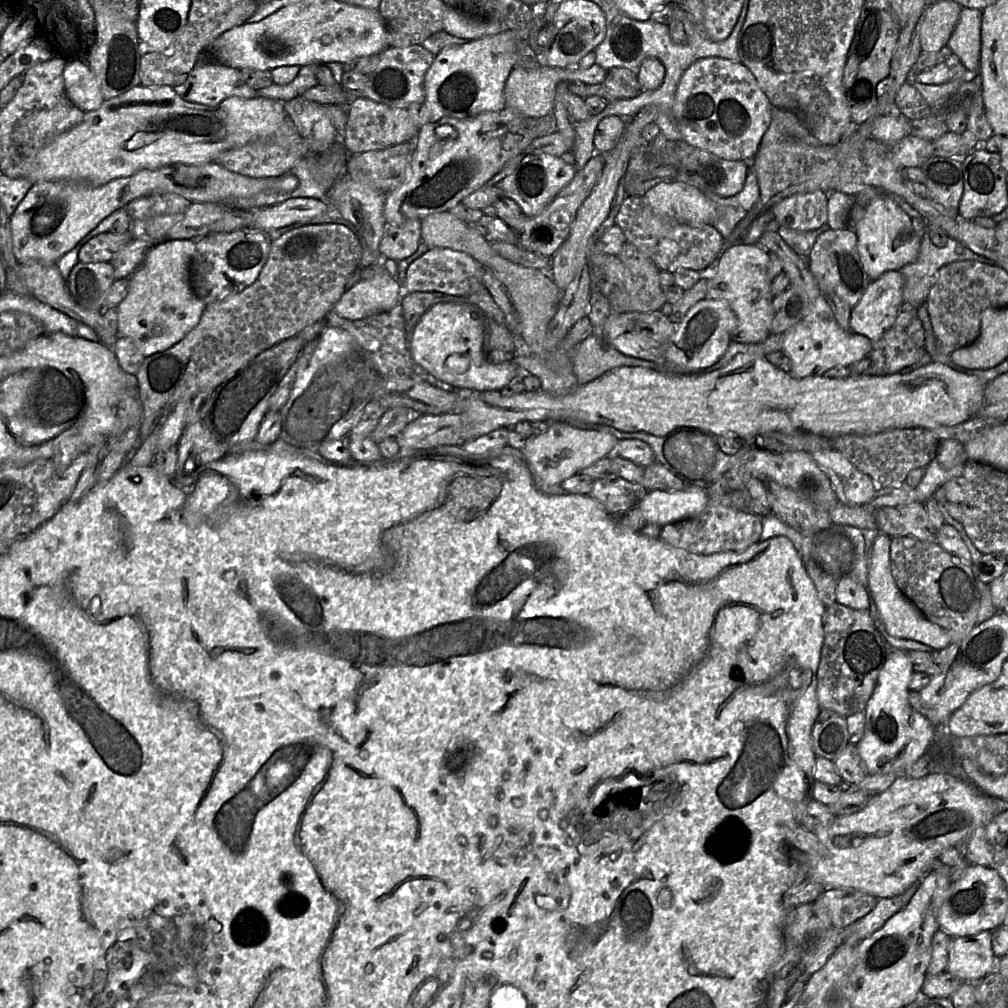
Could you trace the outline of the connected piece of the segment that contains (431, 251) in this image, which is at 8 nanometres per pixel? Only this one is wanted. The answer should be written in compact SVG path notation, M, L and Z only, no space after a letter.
M429 248L416 259L406 272L403 293L441 292L452 296L465 297L477 281L481 281L482 268L469 255L450 248Z

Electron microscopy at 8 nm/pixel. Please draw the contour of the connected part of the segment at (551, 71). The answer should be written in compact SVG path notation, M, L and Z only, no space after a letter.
M594 63L592 67L580 70L576 68L558 69L541 65L536 69L516 66L510 73L504 88L505 106L529 117L542 117L552 113L555 107L556 87L558 83L583 82L586 85L601 84L608 71Z

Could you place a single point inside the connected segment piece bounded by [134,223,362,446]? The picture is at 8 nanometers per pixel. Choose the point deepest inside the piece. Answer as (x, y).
(305, 275)

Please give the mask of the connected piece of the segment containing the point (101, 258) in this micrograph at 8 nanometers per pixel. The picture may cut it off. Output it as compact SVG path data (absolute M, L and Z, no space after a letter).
M130 231L101 233L91 238L78 252L81 263L110 262L113 256L133 240Z

